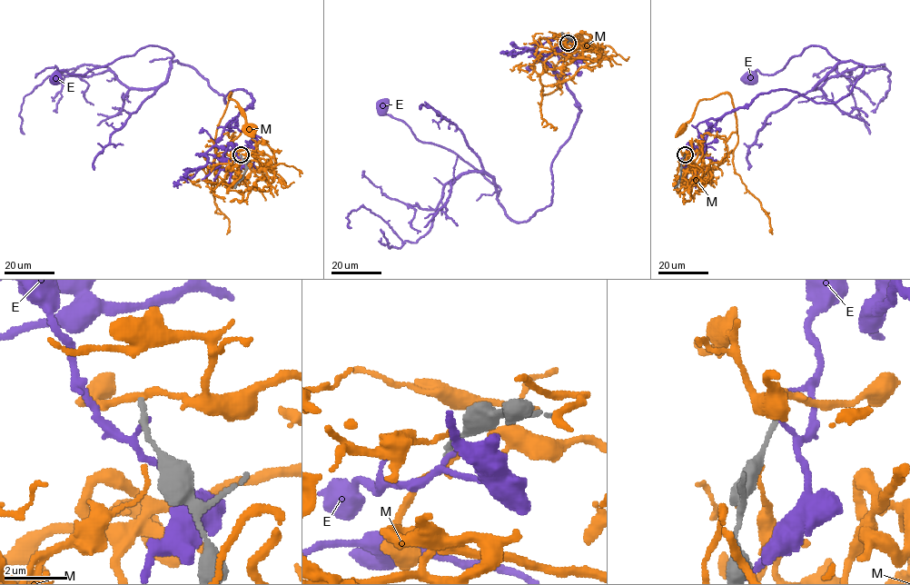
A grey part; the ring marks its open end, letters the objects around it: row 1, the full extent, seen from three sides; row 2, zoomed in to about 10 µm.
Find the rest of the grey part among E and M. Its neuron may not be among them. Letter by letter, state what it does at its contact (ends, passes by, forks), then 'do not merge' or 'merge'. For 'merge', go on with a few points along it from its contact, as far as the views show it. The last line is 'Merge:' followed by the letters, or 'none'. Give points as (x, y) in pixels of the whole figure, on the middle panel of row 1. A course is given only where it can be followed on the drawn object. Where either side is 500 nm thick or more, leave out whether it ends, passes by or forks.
E: it passes by; do not merge
M: it passes by; do not merge
Merge: none

